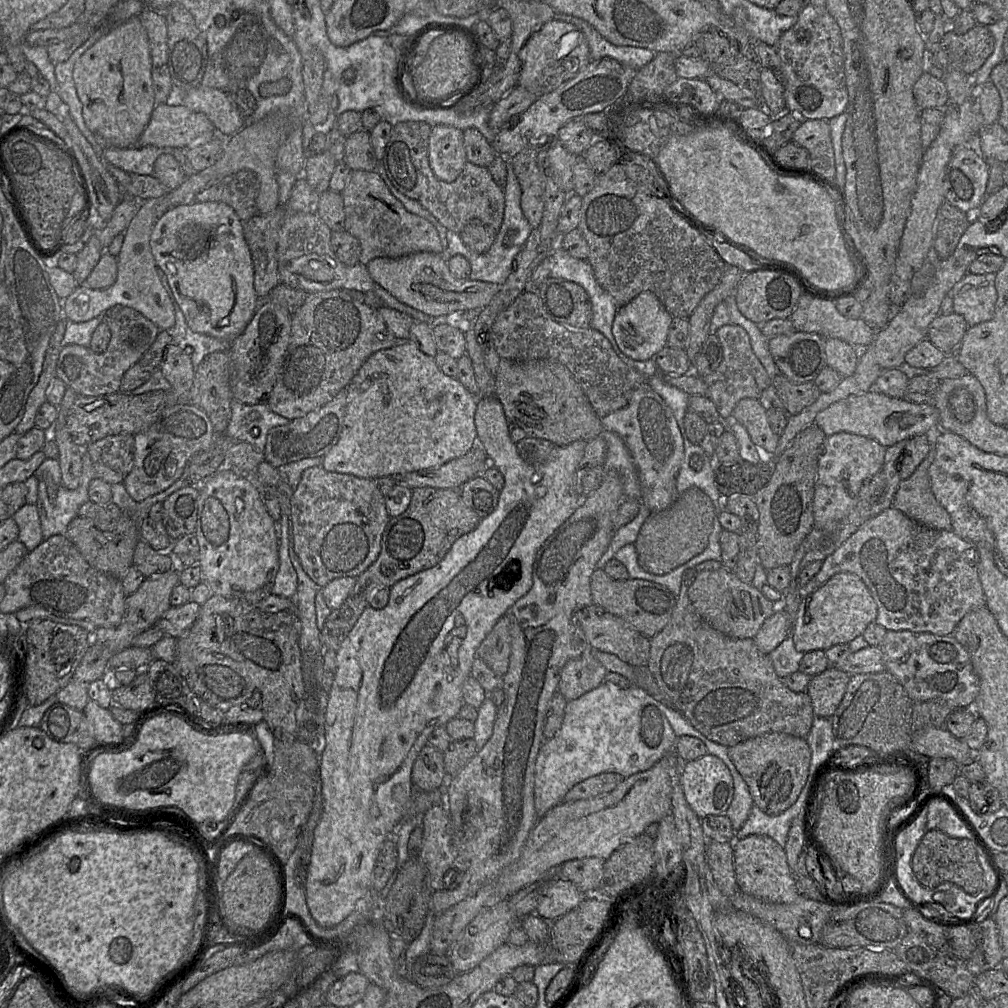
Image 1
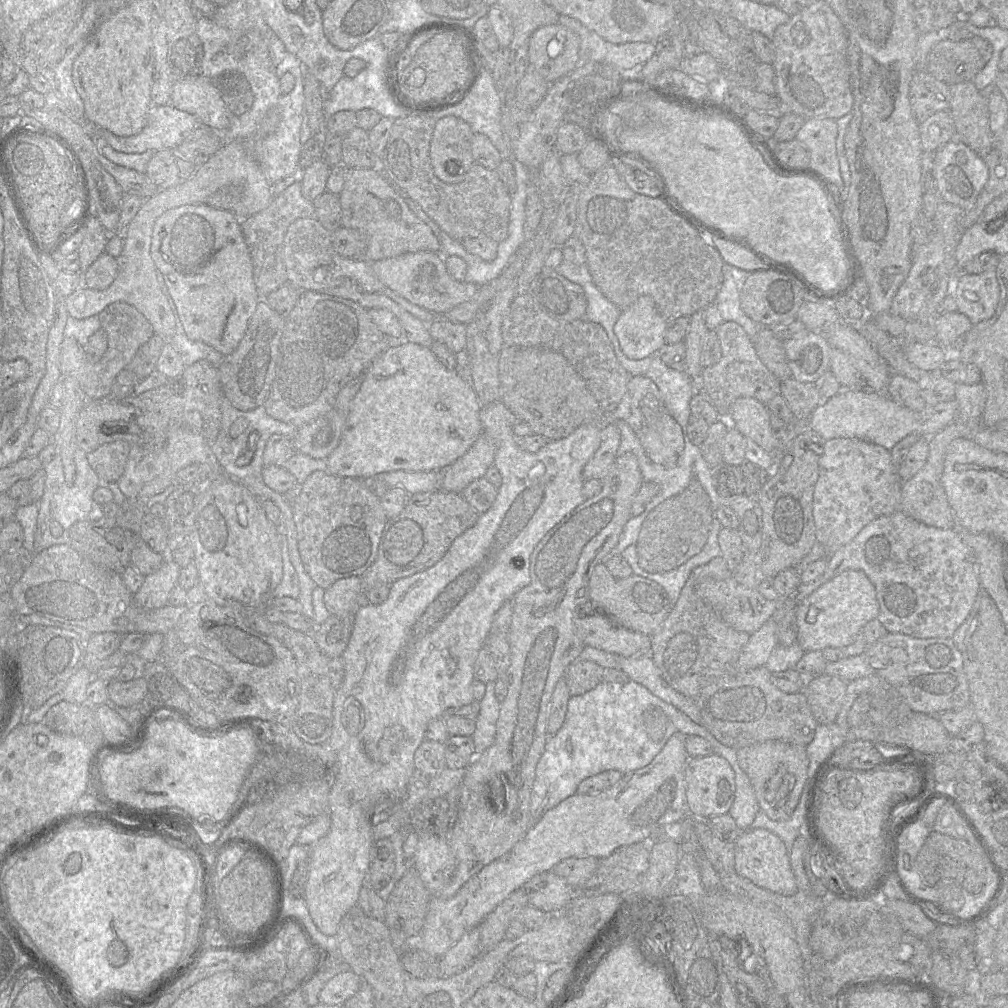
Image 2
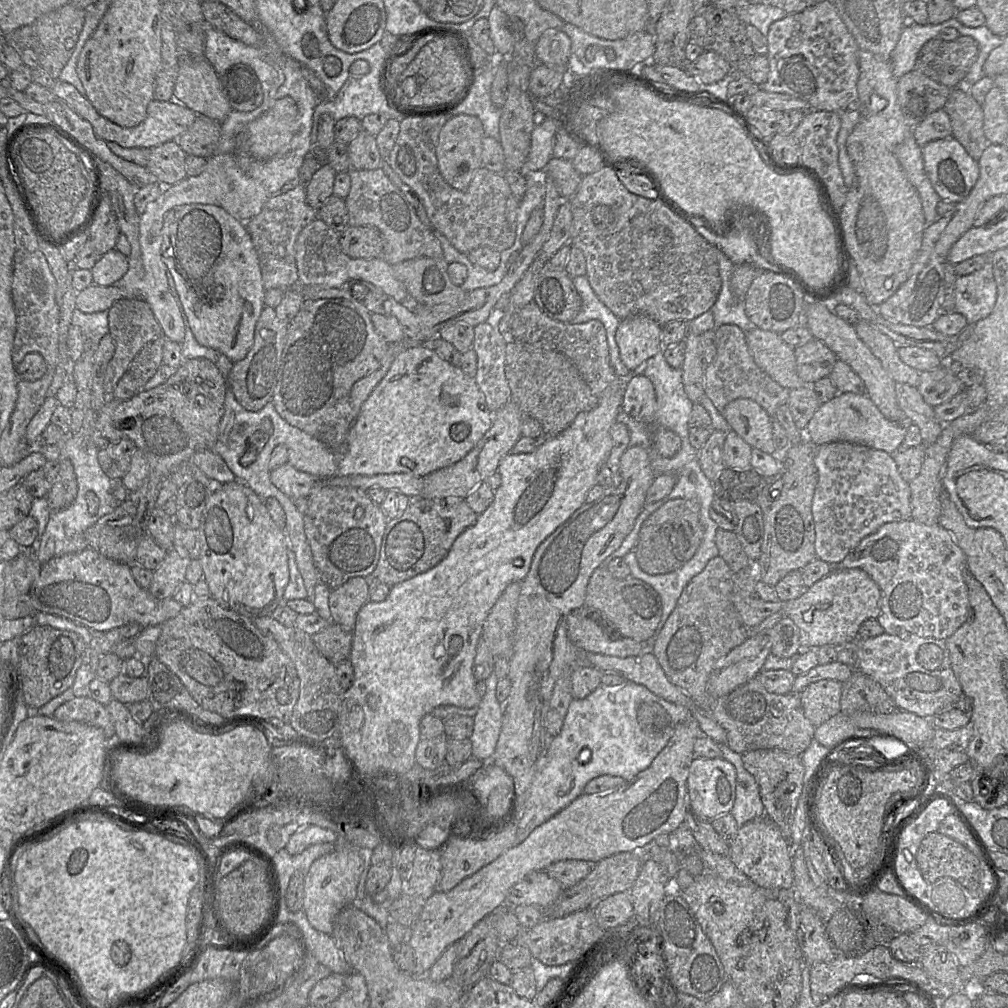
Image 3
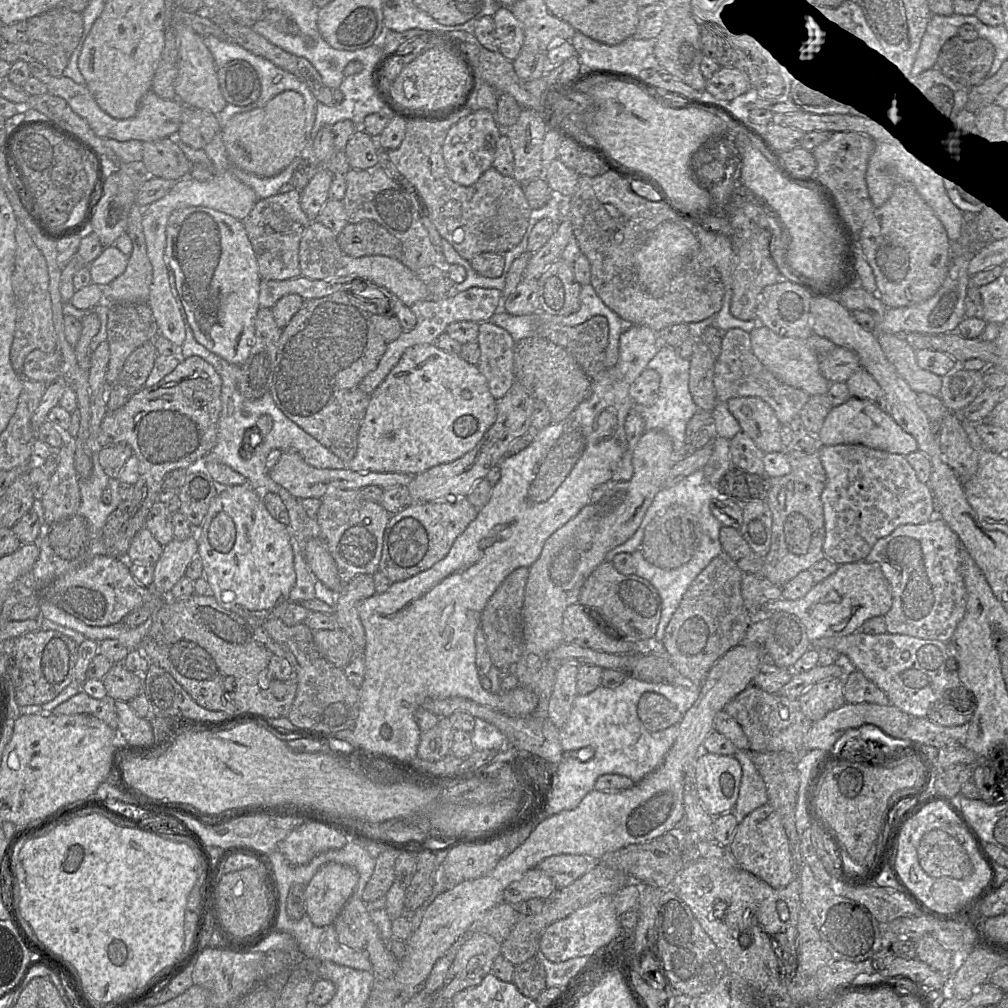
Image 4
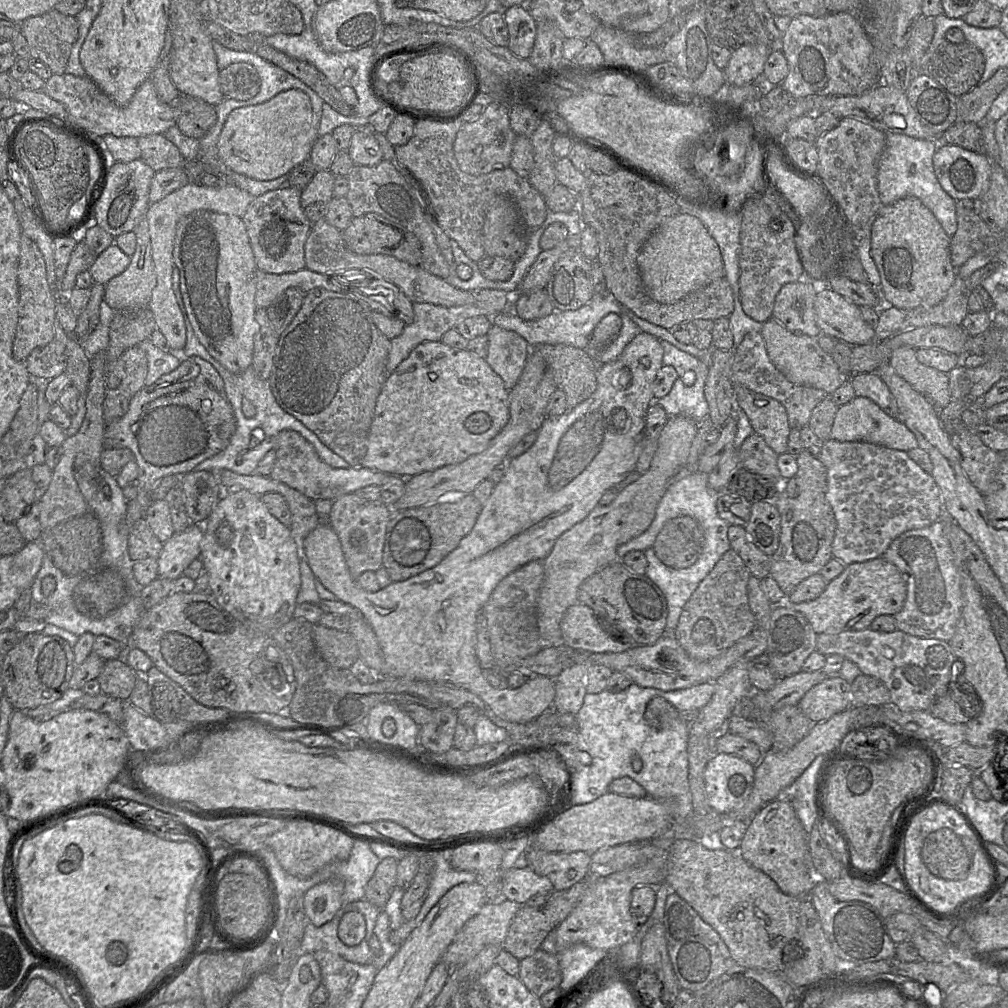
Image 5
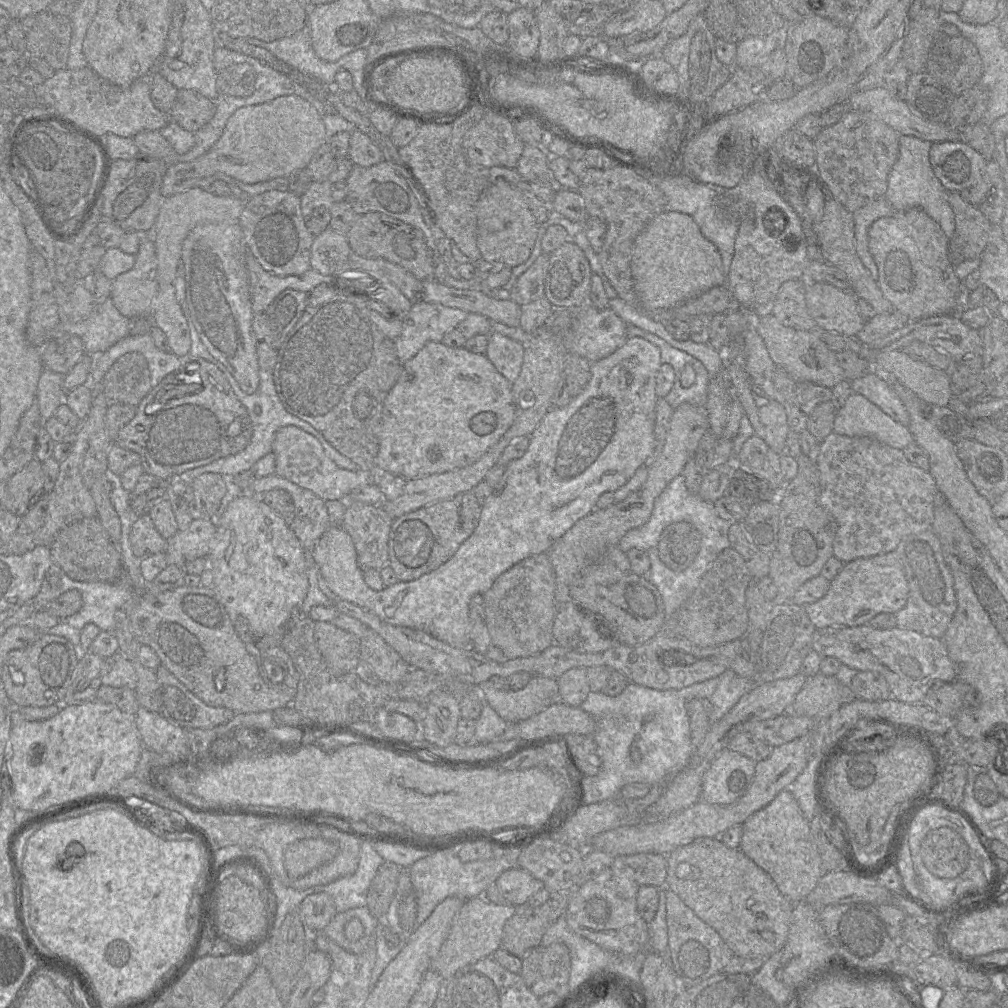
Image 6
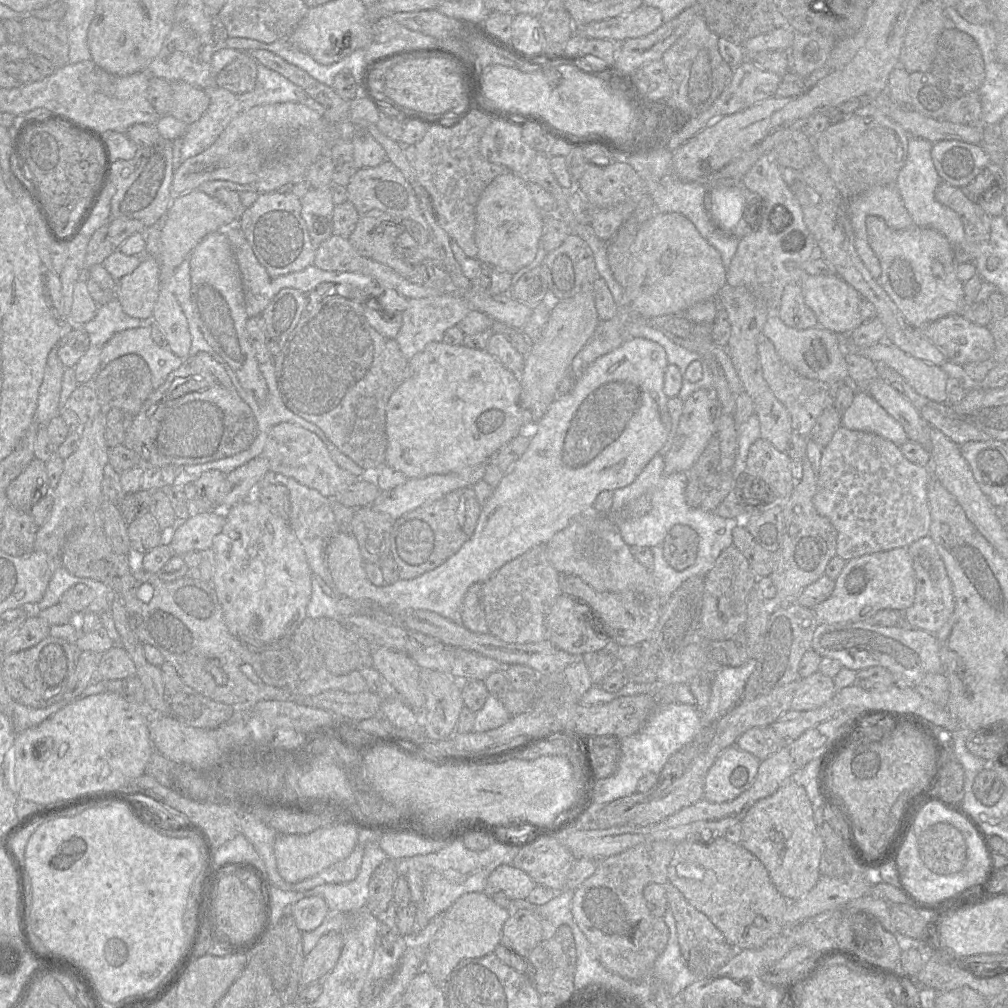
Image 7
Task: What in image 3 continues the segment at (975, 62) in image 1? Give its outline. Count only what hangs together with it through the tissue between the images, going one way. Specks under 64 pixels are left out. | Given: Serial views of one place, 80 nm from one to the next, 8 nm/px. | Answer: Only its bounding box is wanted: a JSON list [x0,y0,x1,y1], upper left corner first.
[916,36,978,90]

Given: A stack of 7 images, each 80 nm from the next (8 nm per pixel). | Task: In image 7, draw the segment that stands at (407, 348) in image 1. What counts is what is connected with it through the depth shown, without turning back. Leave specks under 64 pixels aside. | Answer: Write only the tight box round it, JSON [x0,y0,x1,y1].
[385,341,524,479]

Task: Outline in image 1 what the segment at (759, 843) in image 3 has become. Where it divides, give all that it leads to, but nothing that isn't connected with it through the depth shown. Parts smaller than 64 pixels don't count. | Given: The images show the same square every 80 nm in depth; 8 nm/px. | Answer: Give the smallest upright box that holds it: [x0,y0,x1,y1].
[734,835,799,904]

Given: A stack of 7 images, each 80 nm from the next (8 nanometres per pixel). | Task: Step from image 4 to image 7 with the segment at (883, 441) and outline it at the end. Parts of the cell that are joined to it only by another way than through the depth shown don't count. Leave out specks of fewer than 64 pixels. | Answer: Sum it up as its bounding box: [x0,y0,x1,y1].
[841,391,909,446]

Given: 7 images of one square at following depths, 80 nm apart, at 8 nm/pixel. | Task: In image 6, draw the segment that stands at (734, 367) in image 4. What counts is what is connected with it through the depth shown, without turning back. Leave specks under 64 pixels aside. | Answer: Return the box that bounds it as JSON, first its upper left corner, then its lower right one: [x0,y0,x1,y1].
[745,327,833,433]

